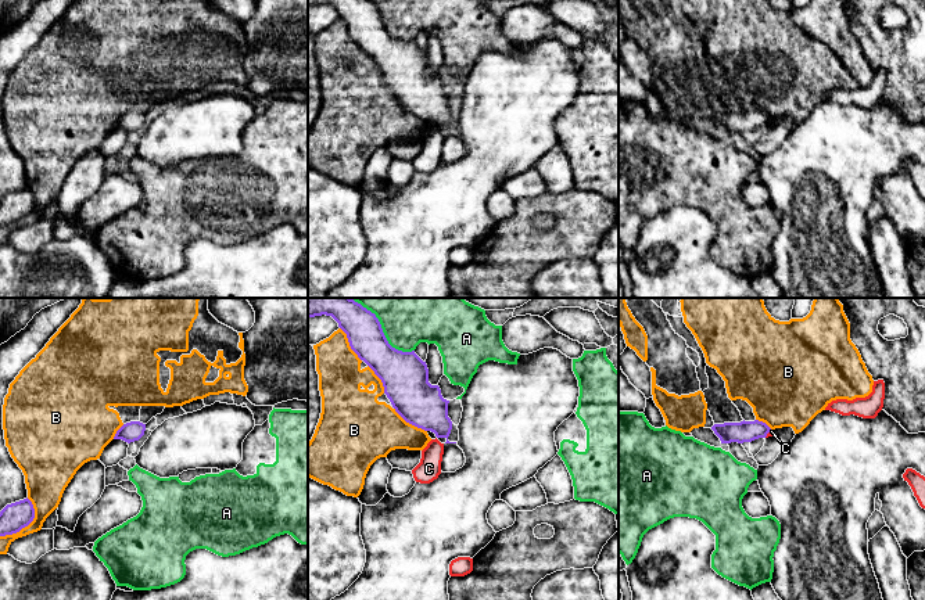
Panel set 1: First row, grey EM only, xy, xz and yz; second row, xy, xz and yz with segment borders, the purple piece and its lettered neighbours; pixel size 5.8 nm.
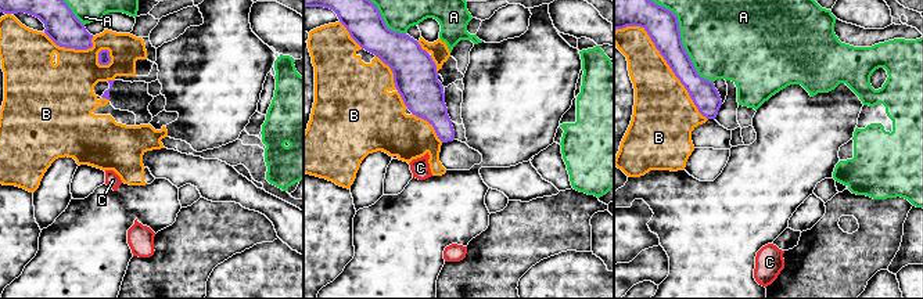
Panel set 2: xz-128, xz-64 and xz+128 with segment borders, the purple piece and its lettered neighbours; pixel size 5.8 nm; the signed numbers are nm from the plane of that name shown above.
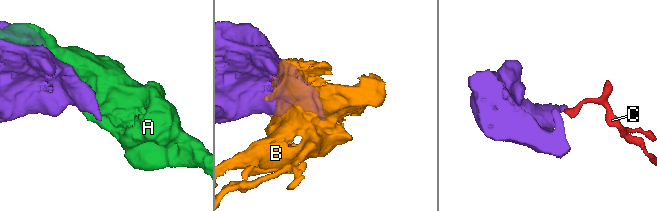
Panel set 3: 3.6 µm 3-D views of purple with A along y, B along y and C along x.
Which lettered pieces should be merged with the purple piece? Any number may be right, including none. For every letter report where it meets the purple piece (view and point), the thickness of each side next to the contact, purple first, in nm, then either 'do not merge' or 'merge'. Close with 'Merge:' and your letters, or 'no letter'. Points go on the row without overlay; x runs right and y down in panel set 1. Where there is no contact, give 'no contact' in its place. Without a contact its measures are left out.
A: contact xz (386, 28); calibres 280 and 220 nm; do not merge
B: contact xy (27, 215); calibres 160 and 220 nm; do not merge
C: contact yz (768, 121); calibres 130 and 30 nm; do not merge
Merge: no letter

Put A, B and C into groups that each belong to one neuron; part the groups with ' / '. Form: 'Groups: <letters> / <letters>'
Groups: A / B / C

